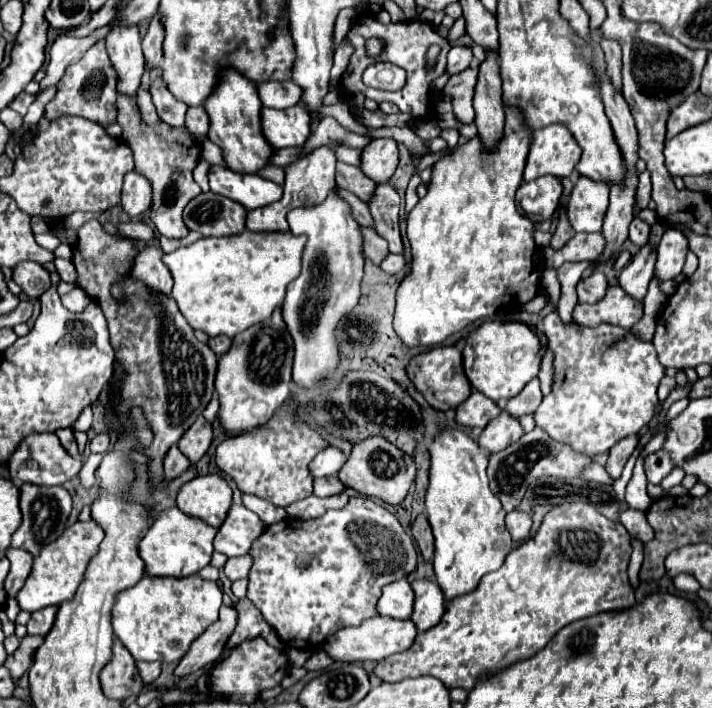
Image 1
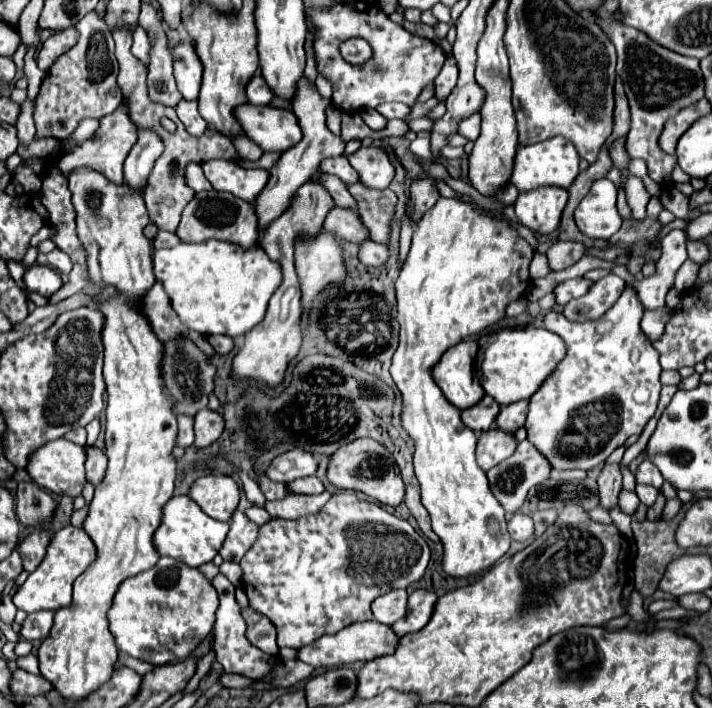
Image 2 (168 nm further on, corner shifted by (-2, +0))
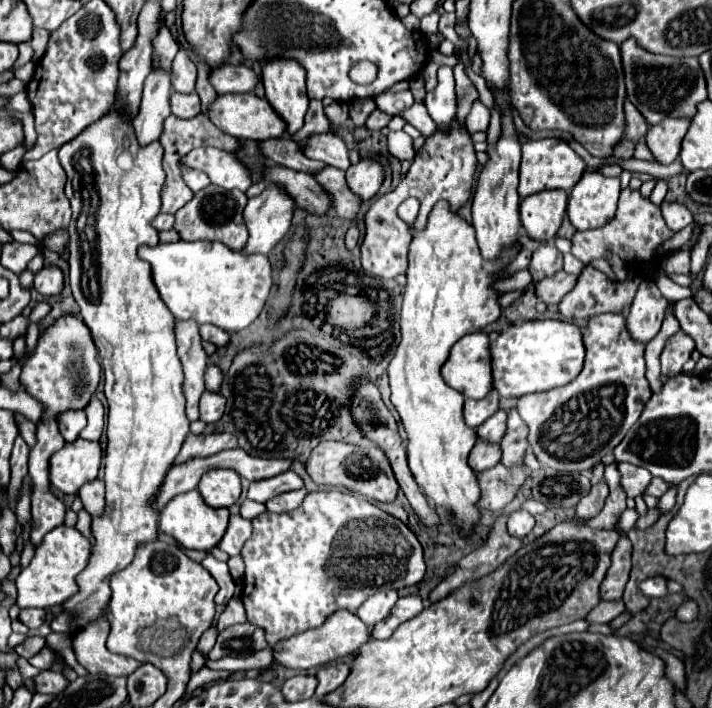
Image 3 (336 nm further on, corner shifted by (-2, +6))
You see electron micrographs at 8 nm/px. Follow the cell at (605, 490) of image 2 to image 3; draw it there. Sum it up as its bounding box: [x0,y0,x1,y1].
[575,480,609,518]

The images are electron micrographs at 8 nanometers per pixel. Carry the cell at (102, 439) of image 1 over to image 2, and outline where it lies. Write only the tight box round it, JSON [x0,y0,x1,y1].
[85,446,107,486]

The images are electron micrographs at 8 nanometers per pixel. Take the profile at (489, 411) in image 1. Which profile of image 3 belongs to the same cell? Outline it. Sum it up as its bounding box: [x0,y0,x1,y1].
[465,390,499,428]

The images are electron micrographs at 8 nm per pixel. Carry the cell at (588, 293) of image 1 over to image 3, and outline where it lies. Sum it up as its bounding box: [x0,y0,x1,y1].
[535,270,577,304]

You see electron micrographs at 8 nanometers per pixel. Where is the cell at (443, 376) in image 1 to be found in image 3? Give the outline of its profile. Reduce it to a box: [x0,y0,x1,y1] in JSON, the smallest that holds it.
[443,332,493,400]

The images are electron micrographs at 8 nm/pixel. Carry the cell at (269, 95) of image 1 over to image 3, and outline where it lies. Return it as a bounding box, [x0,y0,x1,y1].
[209,64,261,94]

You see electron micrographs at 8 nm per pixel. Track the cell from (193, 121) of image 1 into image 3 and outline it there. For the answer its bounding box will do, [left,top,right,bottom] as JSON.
[171,92,201,118]

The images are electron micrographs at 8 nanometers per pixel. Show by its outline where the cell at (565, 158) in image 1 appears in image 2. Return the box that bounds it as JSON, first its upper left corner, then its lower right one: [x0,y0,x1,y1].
[513,136,579,192]

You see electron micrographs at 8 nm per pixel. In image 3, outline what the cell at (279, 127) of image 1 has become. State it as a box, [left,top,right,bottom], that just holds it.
[209,92,287,142]

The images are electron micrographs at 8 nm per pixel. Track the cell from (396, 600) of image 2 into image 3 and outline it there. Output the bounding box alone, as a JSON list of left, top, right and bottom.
[357,588,399,626]

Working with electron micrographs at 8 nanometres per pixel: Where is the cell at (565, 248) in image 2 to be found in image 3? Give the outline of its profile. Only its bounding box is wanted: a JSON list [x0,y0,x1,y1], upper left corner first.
[529,242,563,282]

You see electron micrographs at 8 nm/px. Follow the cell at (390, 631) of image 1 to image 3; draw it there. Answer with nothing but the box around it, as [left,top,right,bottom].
[273,612,371,670]

